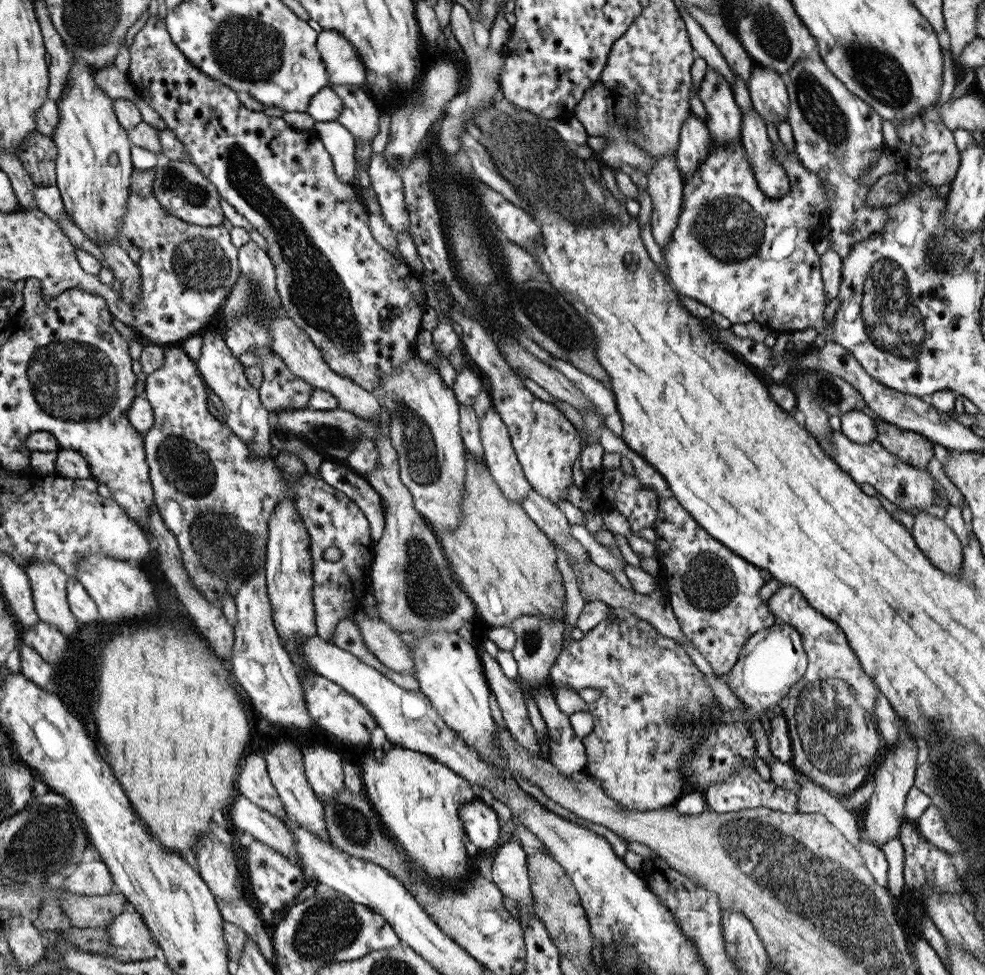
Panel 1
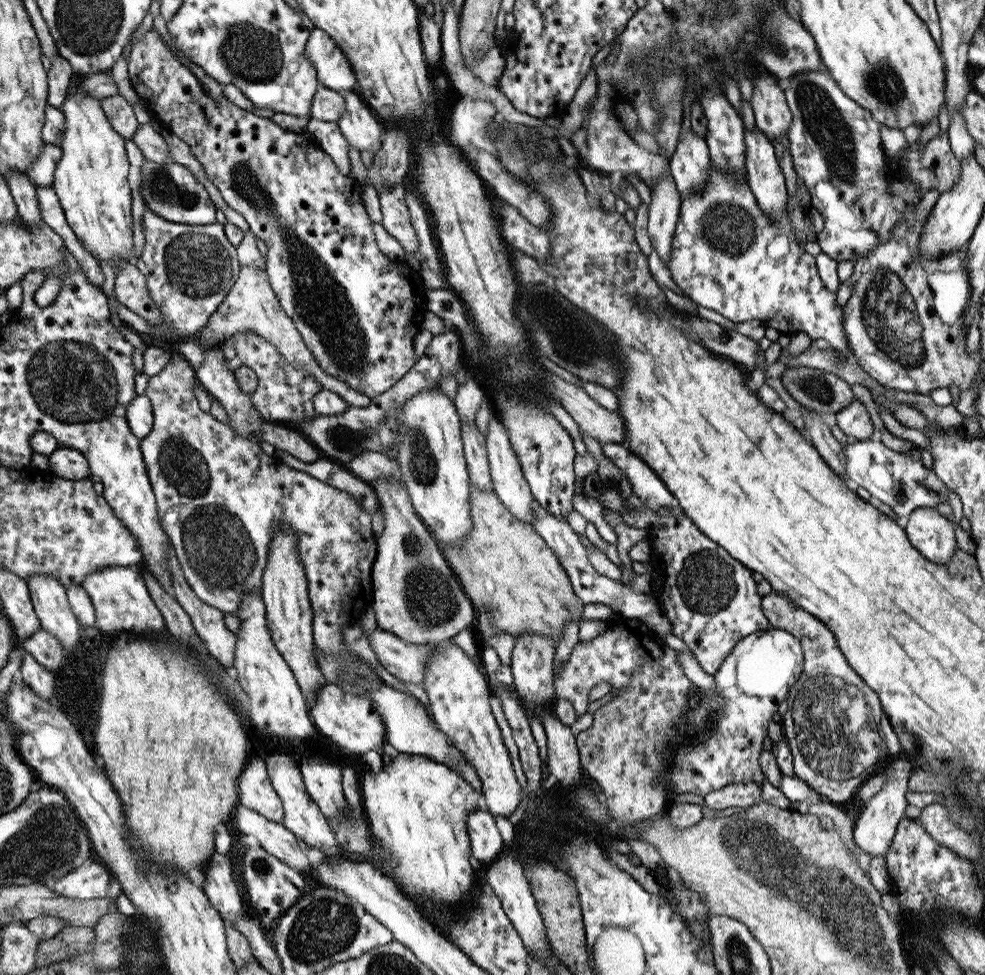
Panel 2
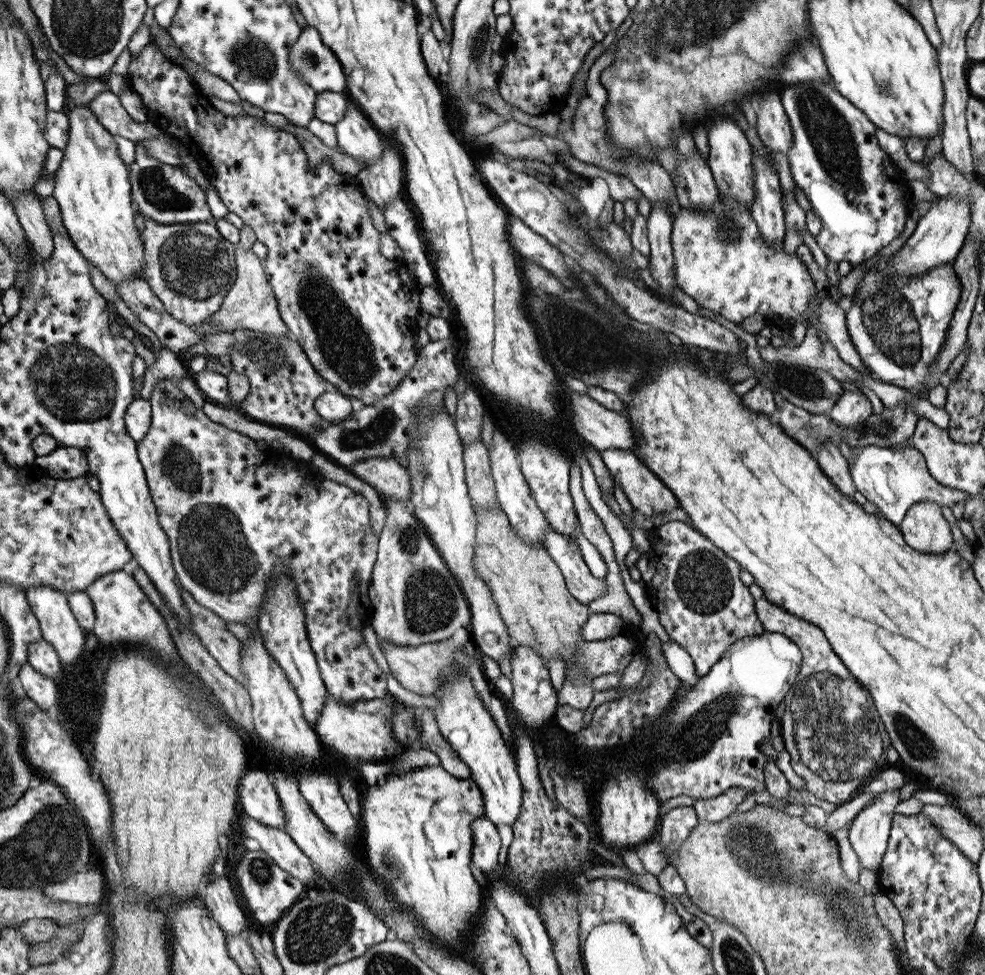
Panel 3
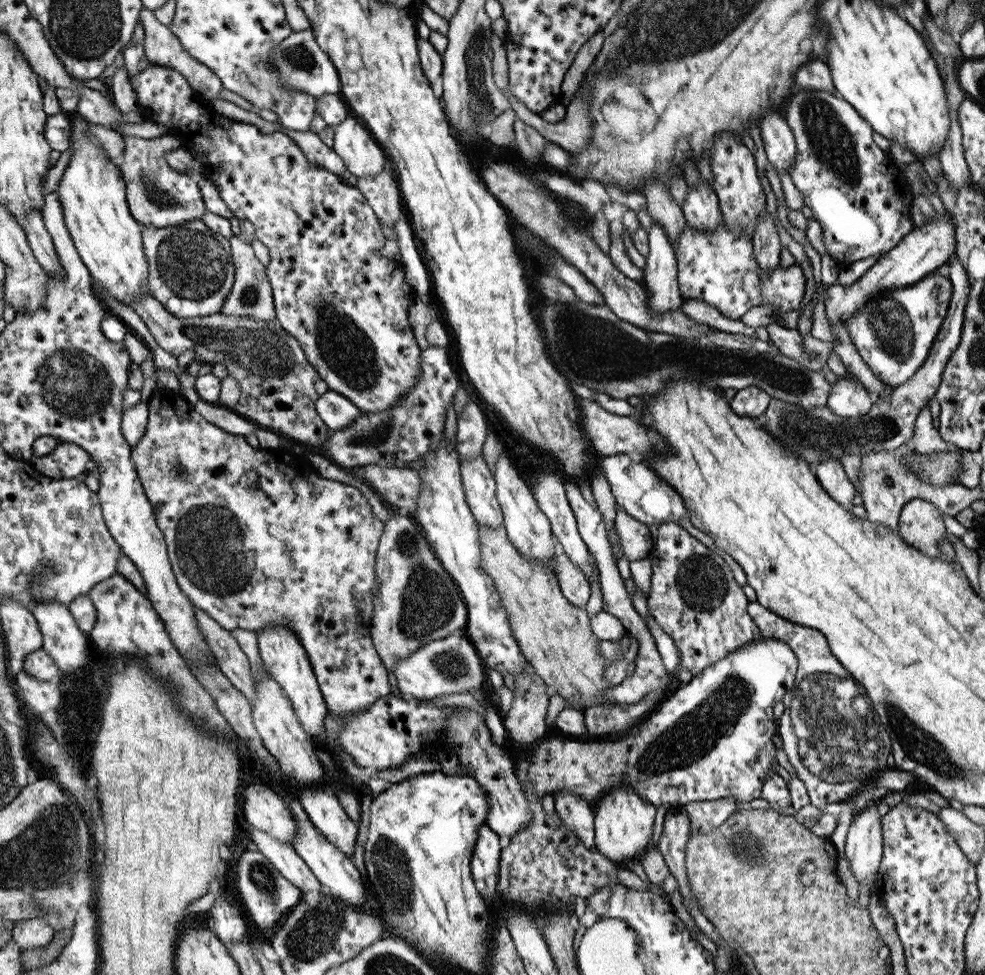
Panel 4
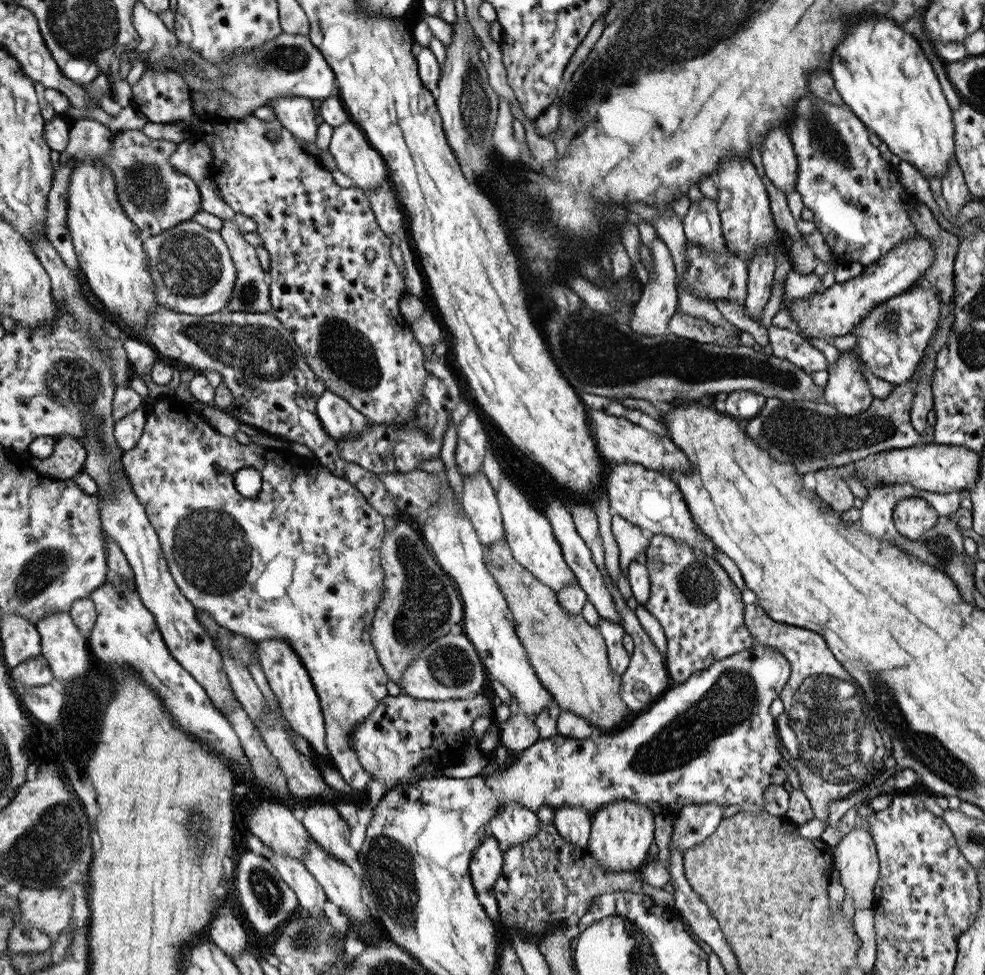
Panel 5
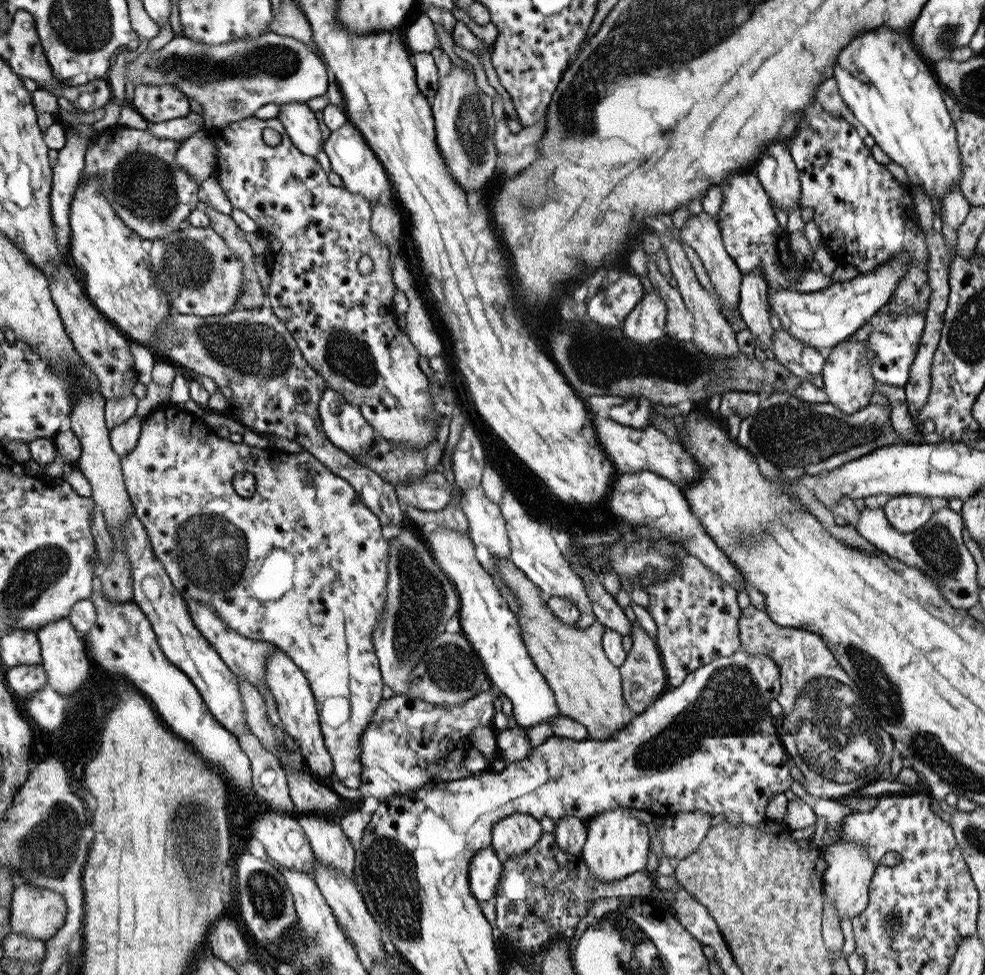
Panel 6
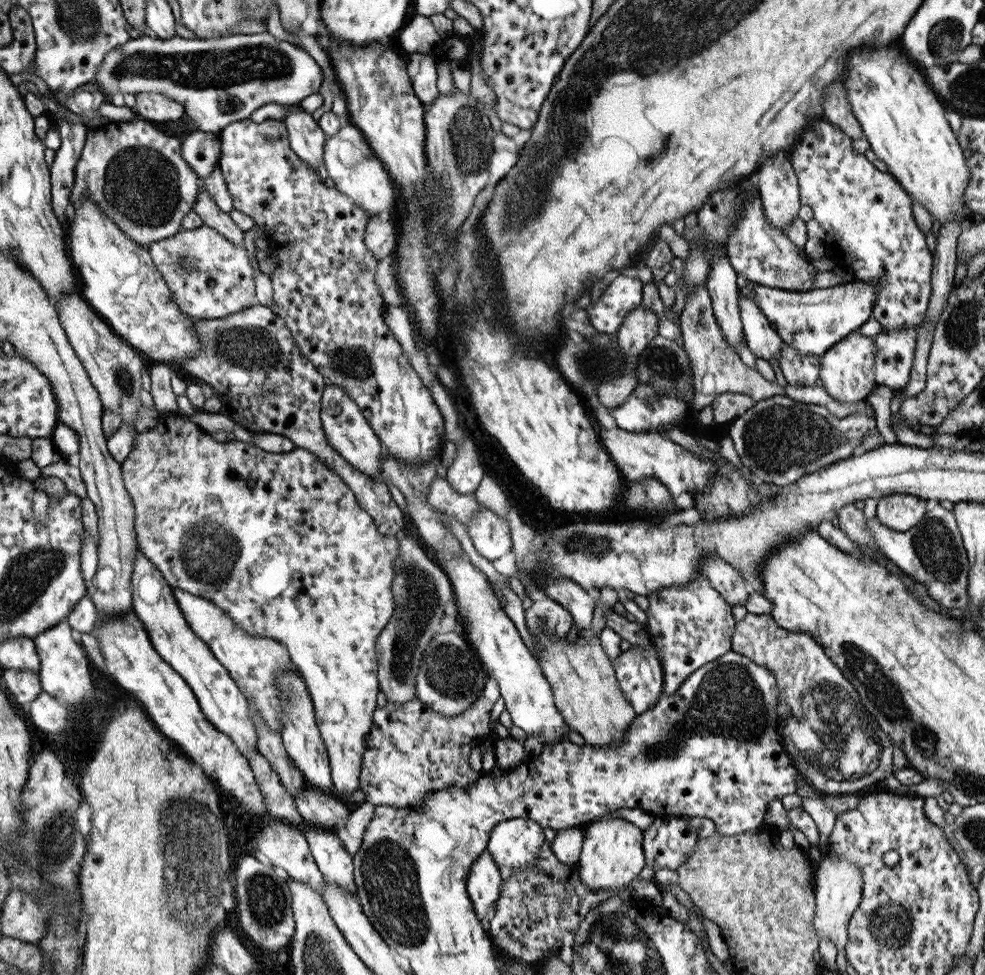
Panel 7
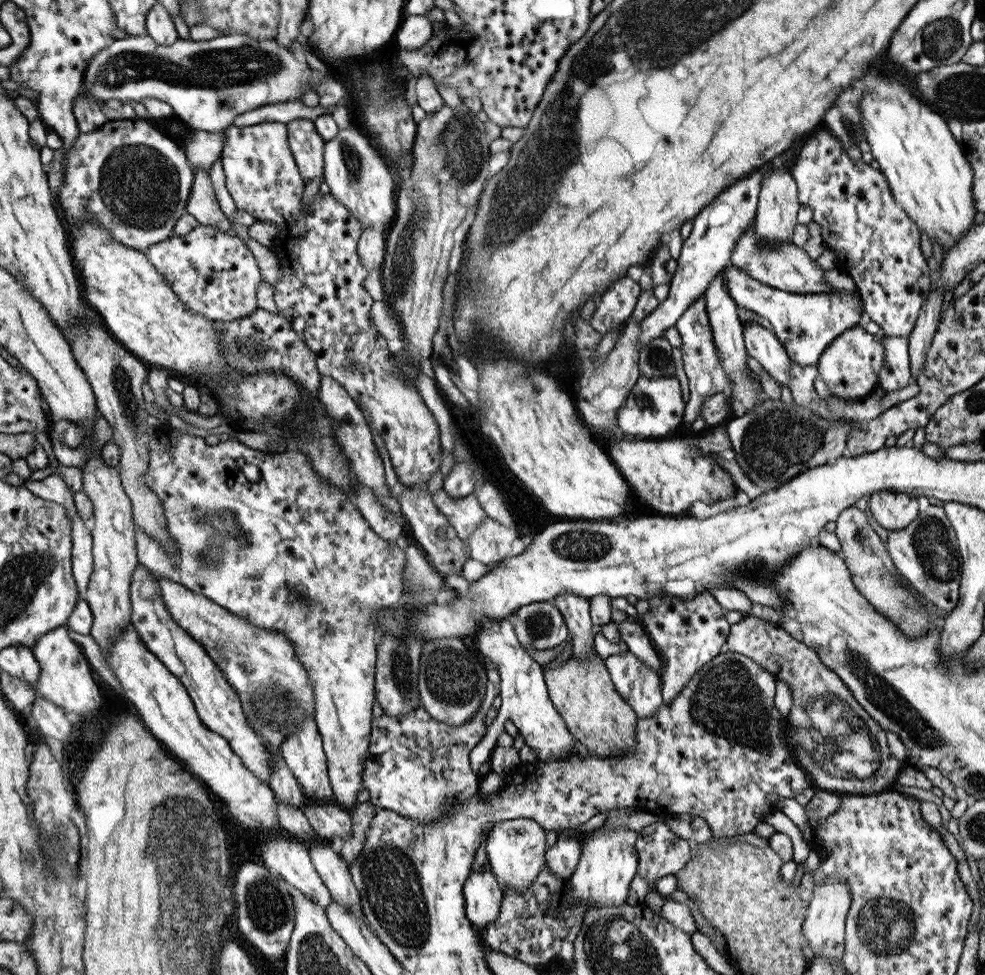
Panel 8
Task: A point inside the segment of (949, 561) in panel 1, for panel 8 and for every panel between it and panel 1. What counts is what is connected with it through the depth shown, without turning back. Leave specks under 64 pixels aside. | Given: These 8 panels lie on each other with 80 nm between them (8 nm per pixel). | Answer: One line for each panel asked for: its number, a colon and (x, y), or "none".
2: (933, 535)
3: (924, 528)
4: (920, 522)
5: (912, 516)
6: (906, 513)
7: (900, 512)
8: (893, 510)

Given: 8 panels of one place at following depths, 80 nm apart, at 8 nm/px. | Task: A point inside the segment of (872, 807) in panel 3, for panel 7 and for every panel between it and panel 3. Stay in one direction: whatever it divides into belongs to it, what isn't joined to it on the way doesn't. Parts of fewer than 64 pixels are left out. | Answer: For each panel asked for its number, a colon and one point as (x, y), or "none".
4: (863, 847)
5: (856, 862)
6: (849, 870)
7: (839, 883)

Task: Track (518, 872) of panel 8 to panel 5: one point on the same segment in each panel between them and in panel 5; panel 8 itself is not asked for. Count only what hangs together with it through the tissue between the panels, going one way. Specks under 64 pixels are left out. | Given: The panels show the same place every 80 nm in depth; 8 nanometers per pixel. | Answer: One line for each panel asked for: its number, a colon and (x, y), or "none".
5: (514, 823)
6: (514, 835)
7: (516, 843)

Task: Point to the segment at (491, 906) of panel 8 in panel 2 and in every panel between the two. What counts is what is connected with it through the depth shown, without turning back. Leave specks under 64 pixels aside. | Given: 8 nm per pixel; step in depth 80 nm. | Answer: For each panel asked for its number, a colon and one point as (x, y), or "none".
2: (486, 843)
3: (486, 840)
4: (486, 861)
5: (486, 868)
6: (485, 873)
7: (484, 883)

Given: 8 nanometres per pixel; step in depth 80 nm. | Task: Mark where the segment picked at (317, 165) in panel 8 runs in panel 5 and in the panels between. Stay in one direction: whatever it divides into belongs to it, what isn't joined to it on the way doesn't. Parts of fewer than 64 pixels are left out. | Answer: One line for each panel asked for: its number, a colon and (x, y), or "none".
5: (297, 114)
6: (299, 120)
7: (308, 140)

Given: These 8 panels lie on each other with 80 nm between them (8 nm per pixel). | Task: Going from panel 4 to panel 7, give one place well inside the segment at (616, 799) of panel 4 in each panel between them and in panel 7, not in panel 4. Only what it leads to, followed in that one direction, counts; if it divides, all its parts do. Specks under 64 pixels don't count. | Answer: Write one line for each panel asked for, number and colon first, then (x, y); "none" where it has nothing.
5: (622, 831)
6: (617, 845)
7: (612, 856)

